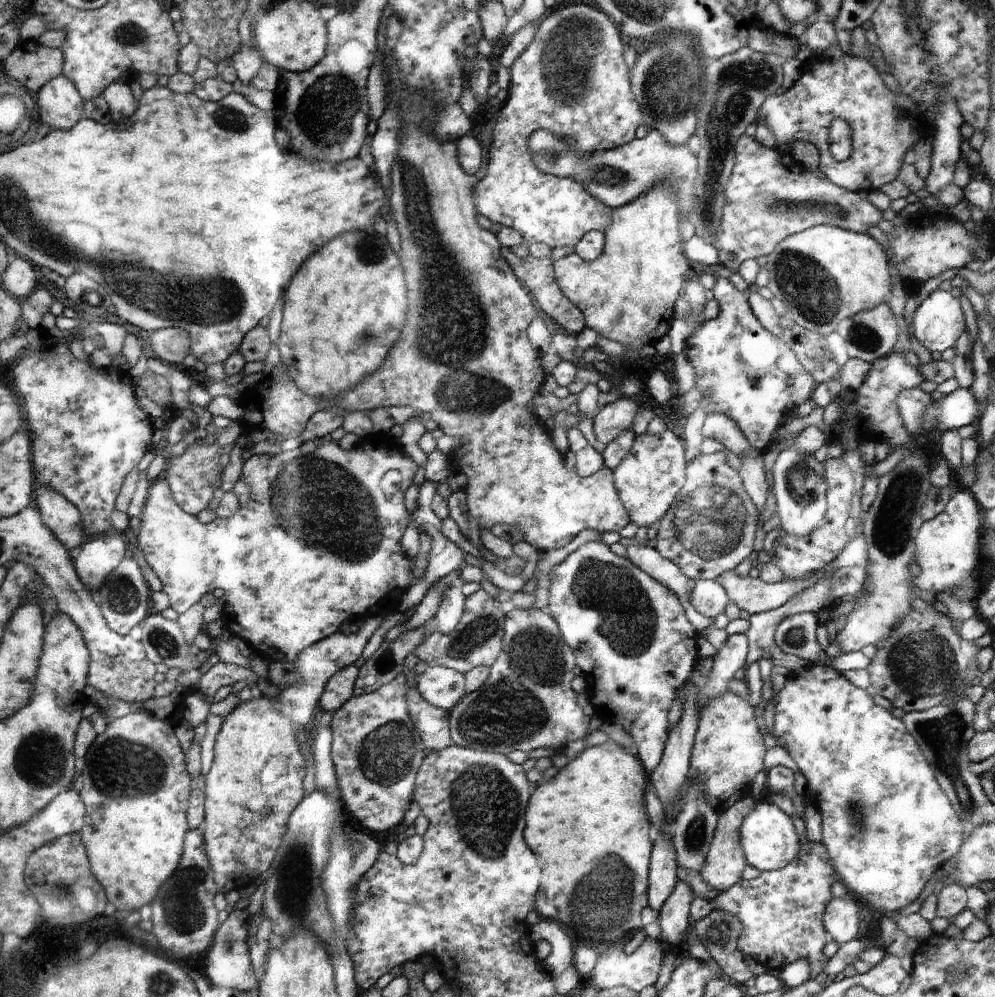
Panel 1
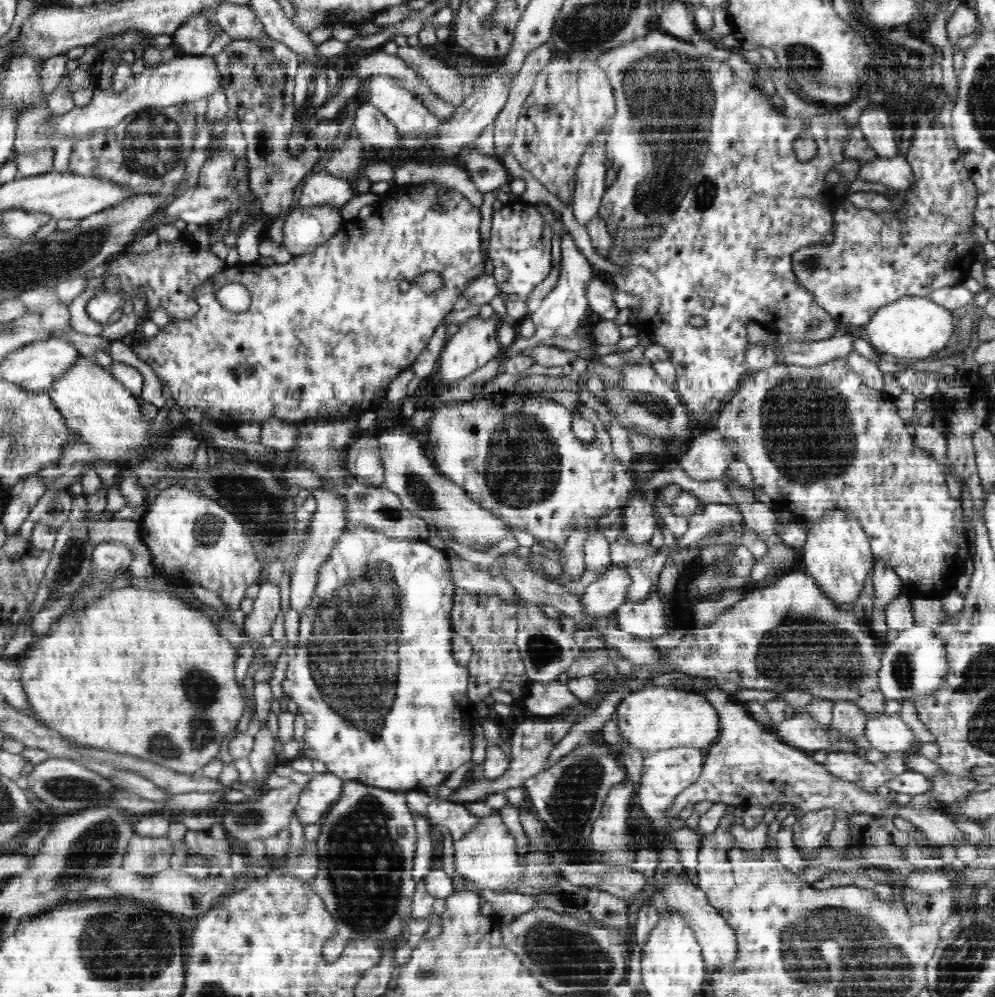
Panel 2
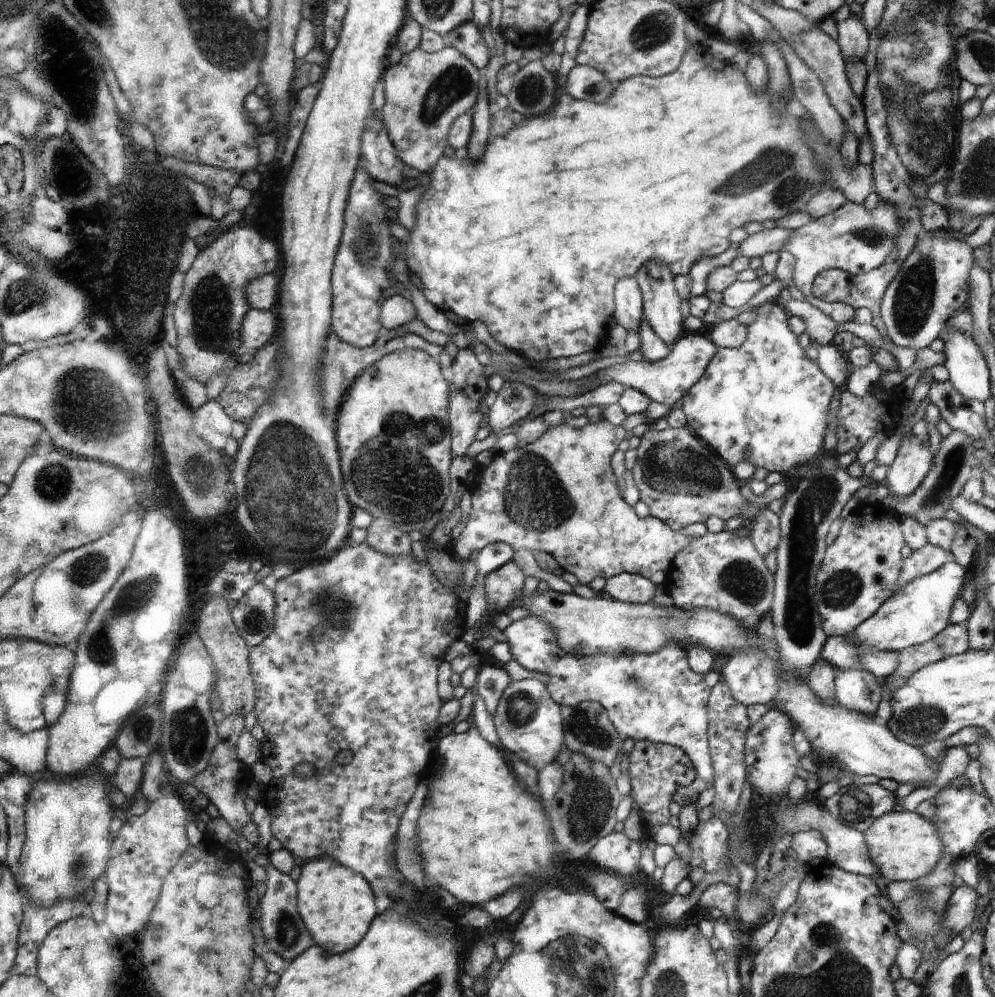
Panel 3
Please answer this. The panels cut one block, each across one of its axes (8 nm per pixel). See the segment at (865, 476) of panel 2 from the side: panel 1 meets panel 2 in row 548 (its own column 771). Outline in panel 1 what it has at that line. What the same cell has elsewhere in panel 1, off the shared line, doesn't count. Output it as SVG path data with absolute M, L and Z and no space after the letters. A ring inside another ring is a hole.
M808 843L810 849L806 855L800 852L800 858L794 858L784 868L763 871L752 880L740 880L735 887L718 894L714 906L738 918L742 928L736 946L744 956L754 959L767 971L781 971L786 964L808 960L810 978L816 978L829 960L824 956L824 946L832 941L832 936L824 930L823 915L834 899L832 884L839 876L823 844Z

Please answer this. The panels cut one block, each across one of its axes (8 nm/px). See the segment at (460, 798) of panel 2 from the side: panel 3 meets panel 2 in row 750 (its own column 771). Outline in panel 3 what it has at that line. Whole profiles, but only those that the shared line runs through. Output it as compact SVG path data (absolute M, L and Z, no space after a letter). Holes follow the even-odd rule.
M762 507L752 520L750 538L754 541L755 548L765 557L778 546L780 540L779 516L774 514L769 507Z

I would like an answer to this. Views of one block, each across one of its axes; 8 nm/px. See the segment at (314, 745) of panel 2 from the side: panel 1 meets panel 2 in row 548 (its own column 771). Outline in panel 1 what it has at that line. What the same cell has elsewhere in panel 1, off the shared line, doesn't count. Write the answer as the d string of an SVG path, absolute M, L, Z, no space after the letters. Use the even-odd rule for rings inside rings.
M715 274L714 278L716 282L712 292L720 306L720 312L712 321L700 324L700 328L688 338L686 344L686 354L694 366L695 386L702 394L708 392L708 404L706 404L708 415L714 412L726 414L726 417L738 426L752 448L764 452L764 446L770 442L772 434L786 420L792 408L810 402L810 390L814 390L816 382L781 338L764 328L762 322L752 312L743 292L737 290L728 278L719 274Z

